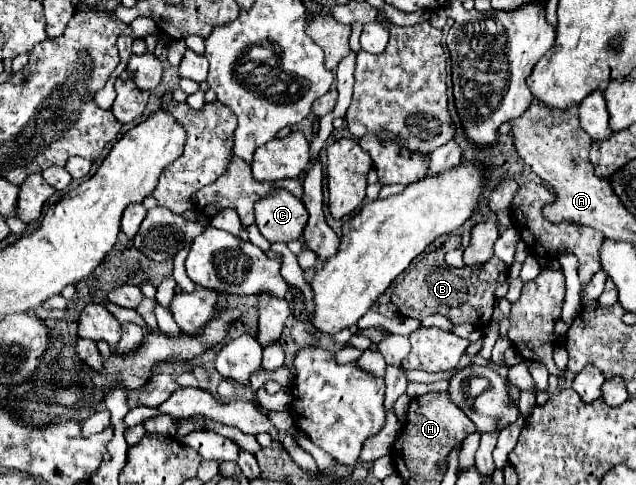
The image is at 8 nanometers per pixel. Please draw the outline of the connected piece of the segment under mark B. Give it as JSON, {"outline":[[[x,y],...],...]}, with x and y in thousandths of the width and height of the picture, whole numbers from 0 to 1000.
{"outline":[[[703,487],[684,495],[668,520],[662,520],[643,548],[637,573],[618,594],[615,623],[624,631],[627,647],[643,656],[668,656],[678,647],[697,647],[712,668],[741,668],[759,676],[769,668],[778,635],[778,594],[788,590],[800,569],[800,548],[778,528],[756,553],[709,553],[700,540],[700,524],[715,503]]]}

